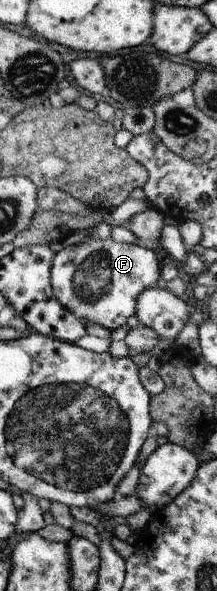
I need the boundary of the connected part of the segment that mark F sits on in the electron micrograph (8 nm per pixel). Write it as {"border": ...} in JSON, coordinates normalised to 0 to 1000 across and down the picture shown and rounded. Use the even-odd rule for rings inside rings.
{"border":[[[521,404],[410,406],[378,413],[309,416],[244,440],[240,481],[249,497],[286,518],[341,528],[378,545],[442,545],[507,562],[581,550],[599,535],[631,530],[631,503],[682,487],[728,487],[737,470],[733,437],[700,423],[604,411],[553,411]]]}

